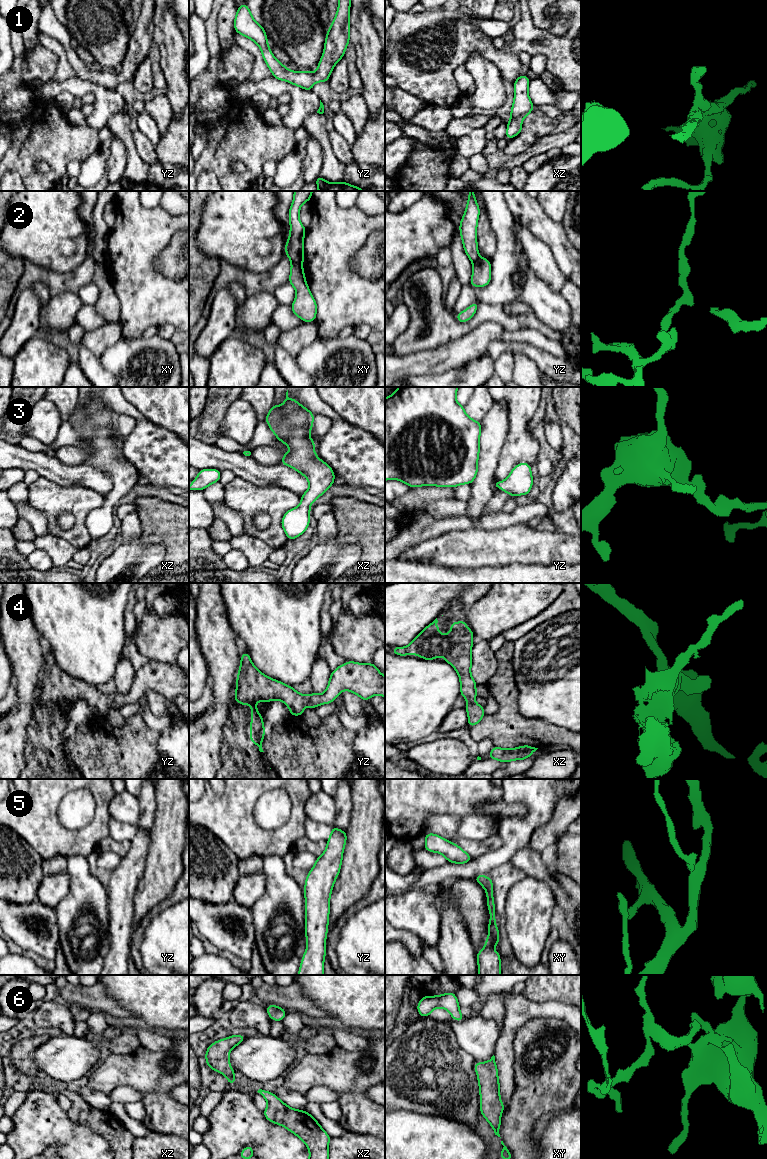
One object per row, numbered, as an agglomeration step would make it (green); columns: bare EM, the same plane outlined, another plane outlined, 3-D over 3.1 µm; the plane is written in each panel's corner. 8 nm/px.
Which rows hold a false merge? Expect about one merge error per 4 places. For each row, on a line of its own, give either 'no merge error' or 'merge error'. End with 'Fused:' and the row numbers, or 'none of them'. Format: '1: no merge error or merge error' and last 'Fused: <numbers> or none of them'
1: no merge error
2: merge error
3: no merge error
4: no merge error
5: no merge error
6: no merge error
Fused: 2

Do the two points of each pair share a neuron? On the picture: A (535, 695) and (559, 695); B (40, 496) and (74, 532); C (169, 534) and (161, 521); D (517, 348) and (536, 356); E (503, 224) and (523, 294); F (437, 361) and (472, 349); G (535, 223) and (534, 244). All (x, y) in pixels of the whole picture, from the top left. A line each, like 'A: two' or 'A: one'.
A: one
B: one
C: one
D: one
E: one
F: one
G: two

